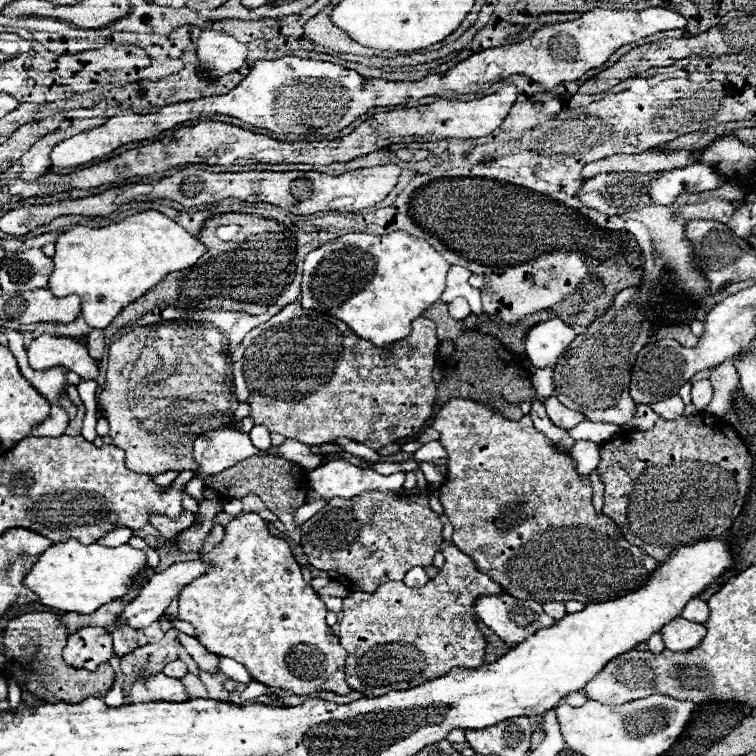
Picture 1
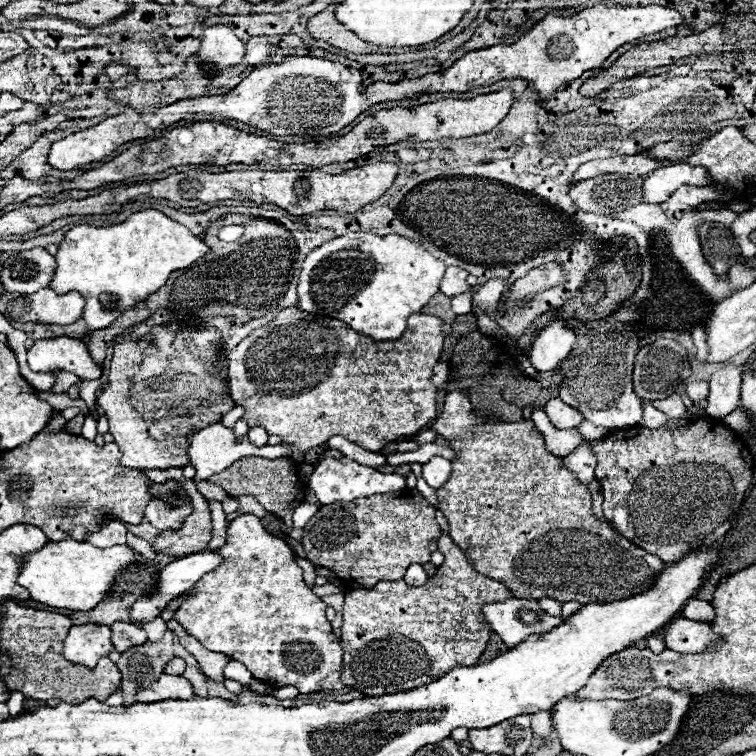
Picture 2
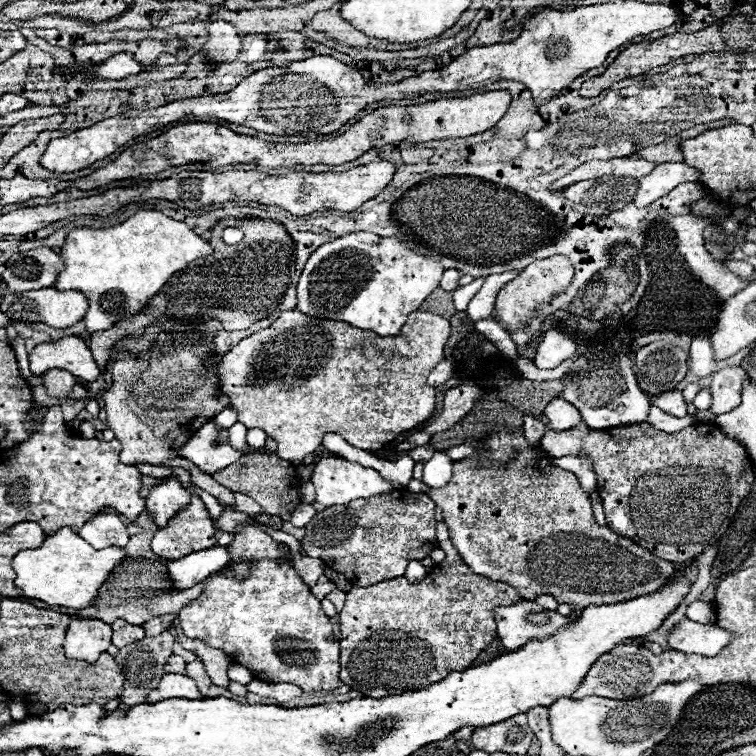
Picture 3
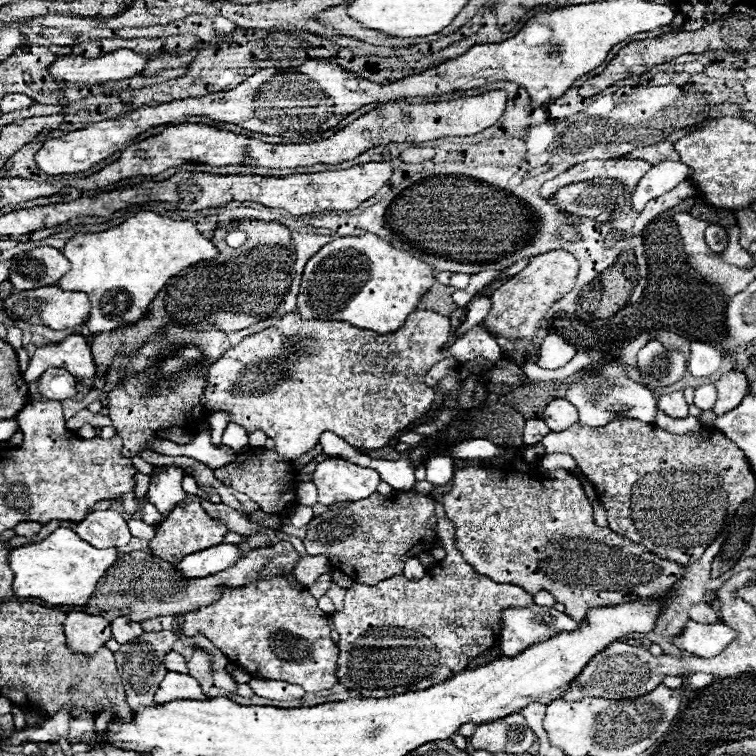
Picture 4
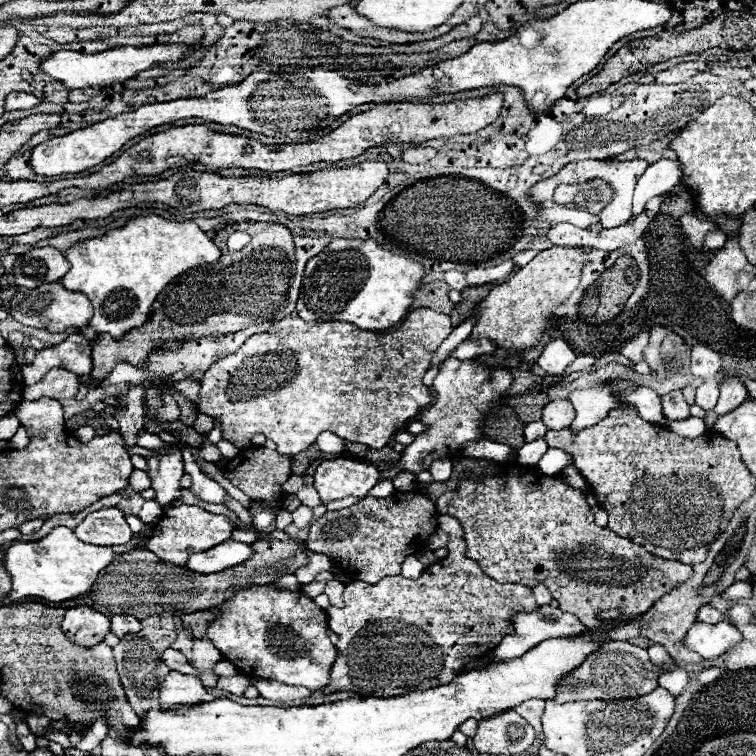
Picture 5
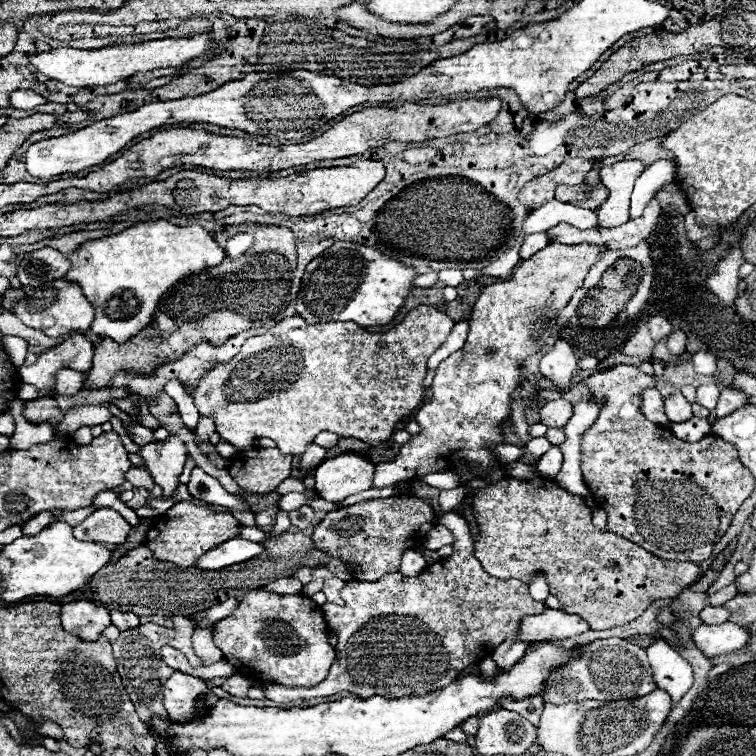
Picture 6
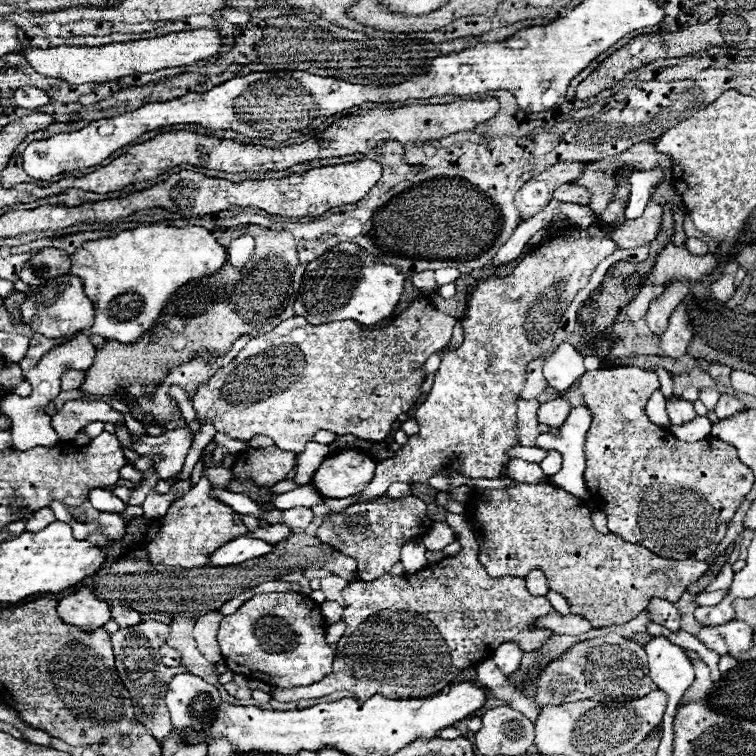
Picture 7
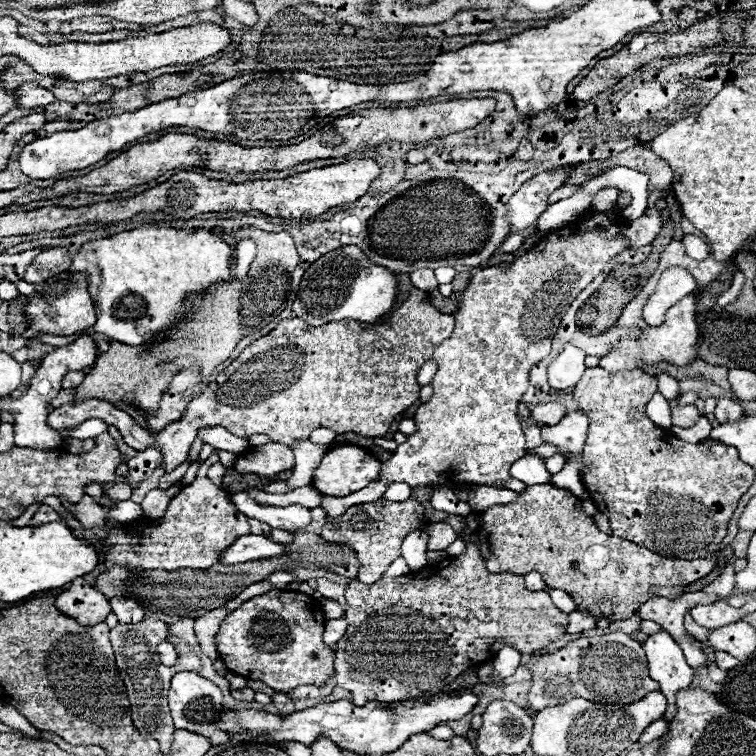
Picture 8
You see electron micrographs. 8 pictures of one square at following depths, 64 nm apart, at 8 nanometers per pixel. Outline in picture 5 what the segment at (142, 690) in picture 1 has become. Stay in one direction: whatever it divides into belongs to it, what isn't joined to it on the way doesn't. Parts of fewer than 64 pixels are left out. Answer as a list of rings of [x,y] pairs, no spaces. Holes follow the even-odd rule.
[[[172,670],[160,686],[162,708],[192,706],[192,704],[210,702],[210,700],[214,700],[214,696],[202,686],[200,678],[196,676],[186,676]]]

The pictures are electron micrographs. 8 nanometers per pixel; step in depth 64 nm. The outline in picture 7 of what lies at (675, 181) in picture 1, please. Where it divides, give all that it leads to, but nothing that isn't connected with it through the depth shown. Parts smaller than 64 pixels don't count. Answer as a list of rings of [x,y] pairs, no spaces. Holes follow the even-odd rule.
[[[662,170],[624,172],[624,180],[630,182],[630,204],[628,204],[628,216],[626,216],[628,220],[634,220],[644,212],[660,176],[662,176]]]

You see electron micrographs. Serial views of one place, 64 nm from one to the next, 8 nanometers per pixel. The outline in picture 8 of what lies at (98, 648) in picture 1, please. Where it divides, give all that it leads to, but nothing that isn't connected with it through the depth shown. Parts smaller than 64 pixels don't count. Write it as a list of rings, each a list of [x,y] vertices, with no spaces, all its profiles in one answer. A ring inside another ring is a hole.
[[[76,578],[74,582],[70,582],[68,590],[56,596],[56,608],[66,616],[76,618],[82,626],[104,622],[112,612],[110,602],[104,598],[104,594],[90,586],[84,578]]]

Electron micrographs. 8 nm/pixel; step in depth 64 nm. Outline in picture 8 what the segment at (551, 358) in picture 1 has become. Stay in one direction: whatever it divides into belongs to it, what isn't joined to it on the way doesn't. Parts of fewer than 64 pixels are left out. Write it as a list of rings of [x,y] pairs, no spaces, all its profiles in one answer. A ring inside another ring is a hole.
[[[568,344],[560,352],[560,356],[548,366],[550,386],[556,390],[566,390],[566,388],[576,386],[586,370],[584,360],[586,360],[586,352]]]

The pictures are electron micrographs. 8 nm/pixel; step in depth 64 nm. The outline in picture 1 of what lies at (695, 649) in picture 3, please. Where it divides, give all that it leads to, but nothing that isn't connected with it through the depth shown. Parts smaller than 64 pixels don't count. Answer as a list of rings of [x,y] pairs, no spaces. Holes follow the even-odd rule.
[[[676,618],[668,622],[660,630],[664,644],[672,652],[688,652],[694,650],[706,636],[706,626],[704,624],[694,624],[684,618]]]

